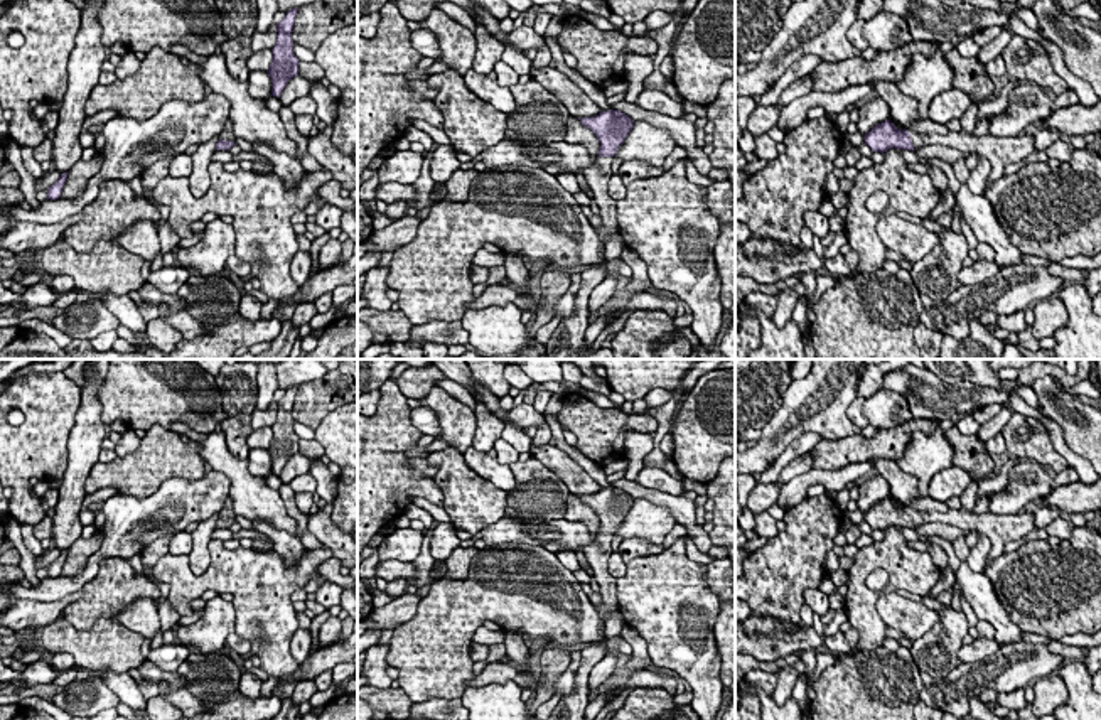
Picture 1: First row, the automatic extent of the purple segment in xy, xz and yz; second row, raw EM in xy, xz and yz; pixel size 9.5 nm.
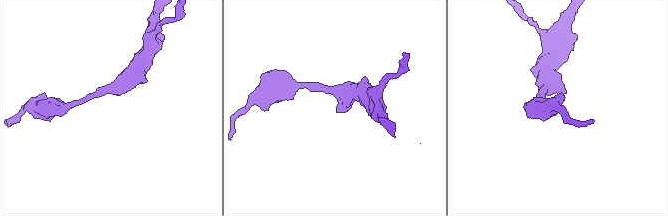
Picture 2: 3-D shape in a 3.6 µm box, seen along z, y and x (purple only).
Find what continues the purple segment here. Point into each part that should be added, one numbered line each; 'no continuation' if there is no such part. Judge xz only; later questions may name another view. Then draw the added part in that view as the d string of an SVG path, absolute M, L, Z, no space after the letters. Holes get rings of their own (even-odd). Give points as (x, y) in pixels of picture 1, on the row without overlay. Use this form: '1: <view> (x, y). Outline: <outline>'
1: xz (572, 707). Outline: M597 535L592 545L583 548L583 555L593 572L593 578L599 583L599 595L602 602L595 605L600 621L604 624L602 639L599 642L580 647L580 666L575 671L575 691L568 696L561 696L548 720L583 720L585 708L588 705L588 676L593 666L609 653L605 621L614 610L619 610L615 580L609 573L609 558L612 555L612 536Z

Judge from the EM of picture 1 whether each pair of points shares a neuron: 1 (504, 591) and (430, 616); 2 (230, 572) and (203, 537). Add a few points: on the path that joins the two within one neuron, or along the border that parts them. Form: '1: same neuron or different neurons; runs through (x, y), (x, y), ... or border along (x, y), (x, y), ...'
1: same neuron; runs through (486, 594), (449, 614)
2: different neurons; border along (211, 538), (209, 565), (198, 577)

